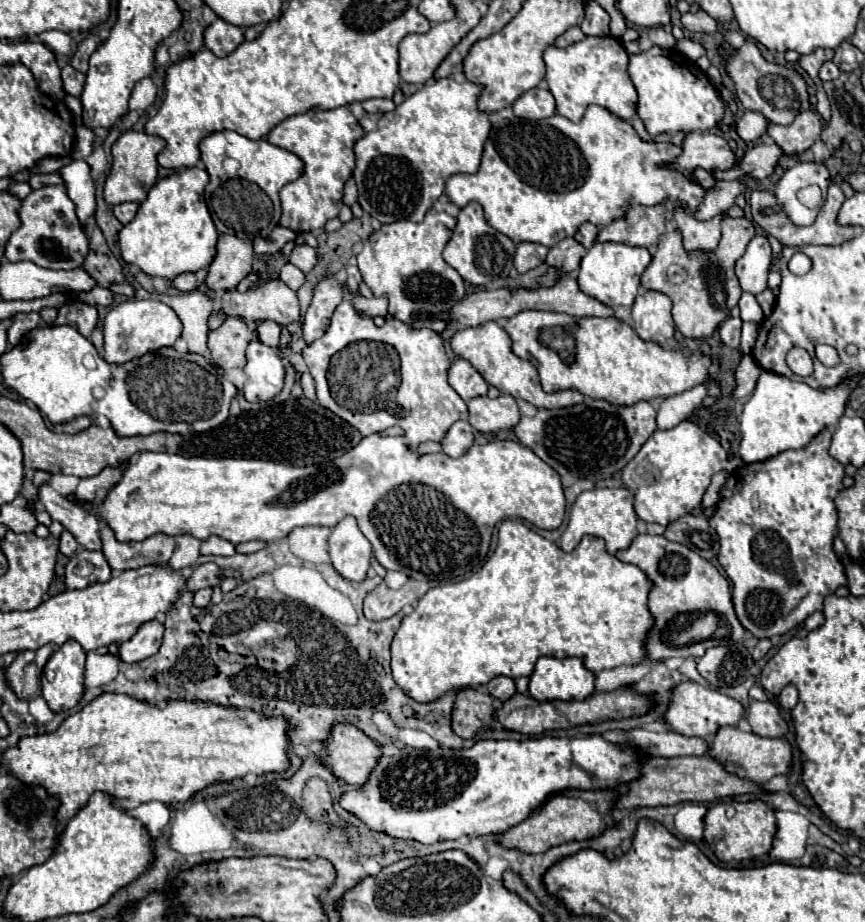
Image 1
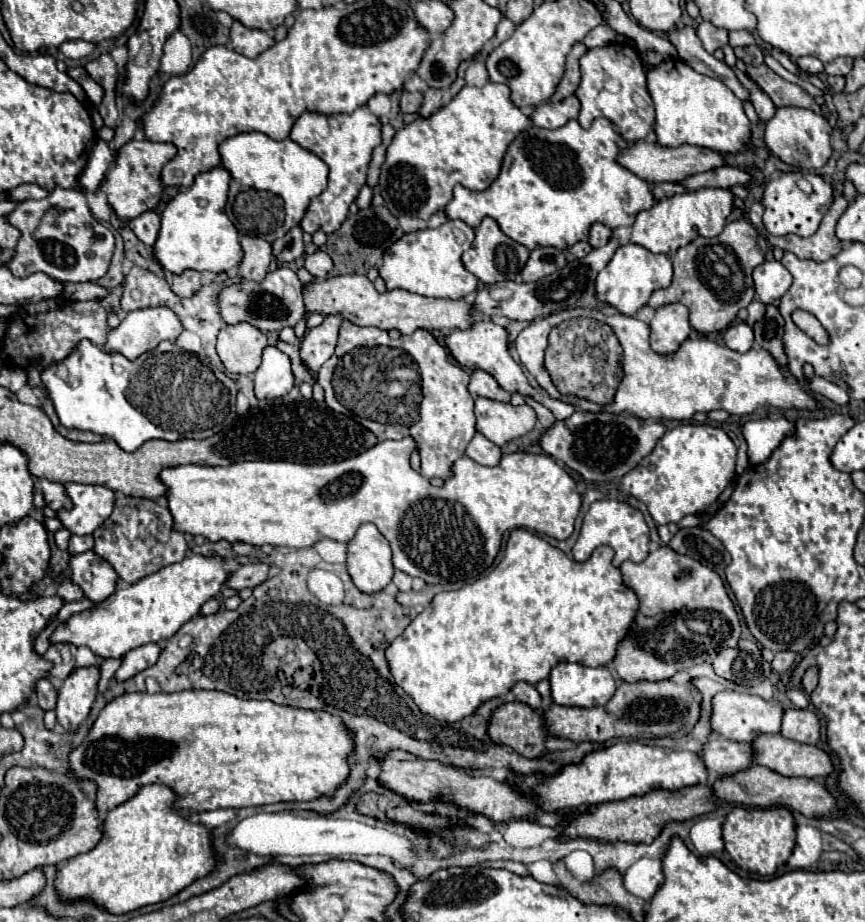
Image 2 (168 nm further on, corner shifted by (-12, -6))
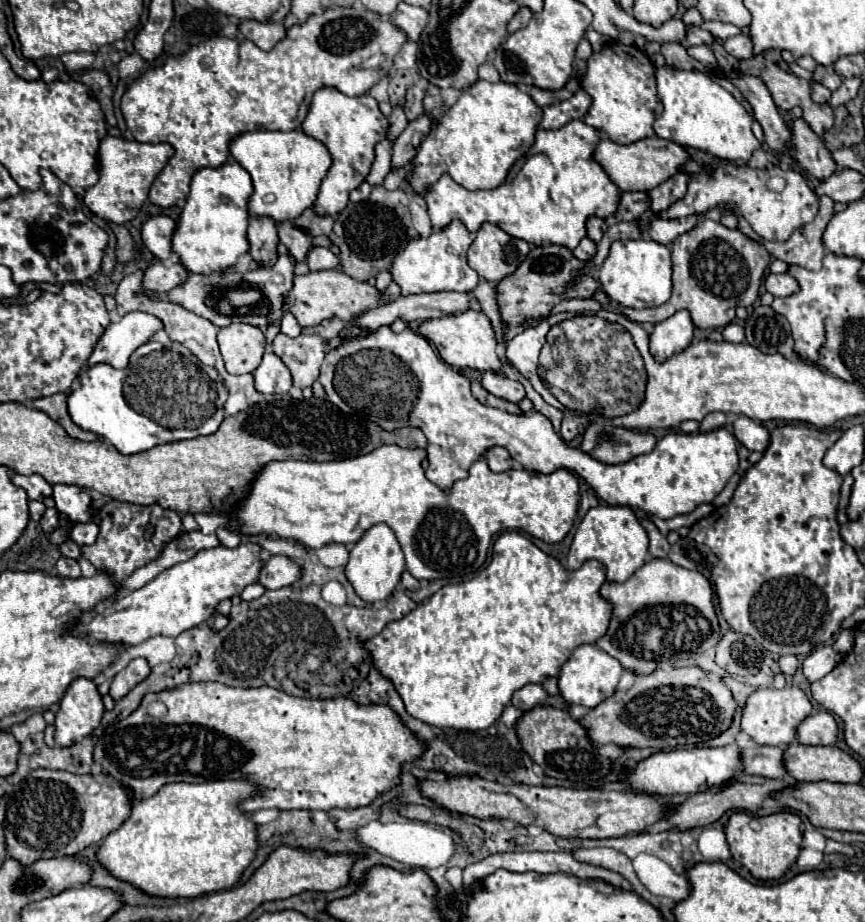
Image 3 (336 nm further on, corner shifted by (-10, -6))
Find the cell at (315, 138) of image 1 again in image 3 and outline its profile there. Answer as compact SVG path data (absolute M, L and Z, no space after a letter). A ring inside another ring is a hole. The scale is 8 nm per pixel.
M326 87L314 93L310 111L302 123L302 131L322 141L332 155L332 167L320 185L320 193L312 209L316 215L336 217L348 205L350 191L366 179L374 163L374 147L386 137L388 119L380 113L378 103L370 95L346 97L336 89Z

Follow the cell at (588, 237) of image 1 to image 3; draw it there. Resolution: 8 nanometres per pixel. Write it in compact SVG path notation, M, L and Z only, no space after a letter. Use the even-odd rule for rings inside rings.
M590 217L588 223L586 223L586 229L588 229L588 237L590 237L594 243L598 243L598 241L602 239L602 235L606 233L608 223L606 223L604 219L600 219L600 217Z

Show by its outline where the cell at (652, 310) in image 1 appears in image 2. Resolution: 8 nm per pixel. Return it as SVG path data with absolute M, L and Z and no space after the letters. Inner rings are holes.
M680 303L656 309L650 321L650 343L656 353L674 353L690 335L688 309Z

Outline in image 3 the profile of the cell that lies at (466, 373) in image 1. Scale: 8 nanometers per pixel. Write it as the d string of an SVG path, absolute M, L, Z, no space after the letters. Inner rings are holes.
M484 371L480 383L488 393L492 393L500 399L506 399L506 401L512 401L512 403L520 403L524 399L524 387L518 381L512 381L508 377Z

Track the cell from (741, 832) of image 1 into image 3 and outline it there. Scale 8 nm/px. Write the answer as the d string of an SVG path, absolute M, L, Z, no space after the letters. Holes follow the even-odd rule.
M734 811L726 825L726 839L730 845L730 853L736 861L740 861L748 871L760 879L780 879L784 871L796 861L802 843L800 817L792 811L782 811L766 817L750 817L744 811Z

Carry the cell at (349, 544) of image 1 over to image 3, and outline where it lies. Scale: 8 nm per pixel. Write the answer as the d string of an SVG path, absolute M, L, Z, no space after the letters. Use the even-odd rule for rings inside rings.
M384 523L372 525L358 543L350 549L350 561L346 565L346 577L352 583L356 595L362 601L374 603L374 601L384 601L390 597L394 587L400 581L400 575L404 571L404 555L400 551L400 545L392 533L392 529Z

